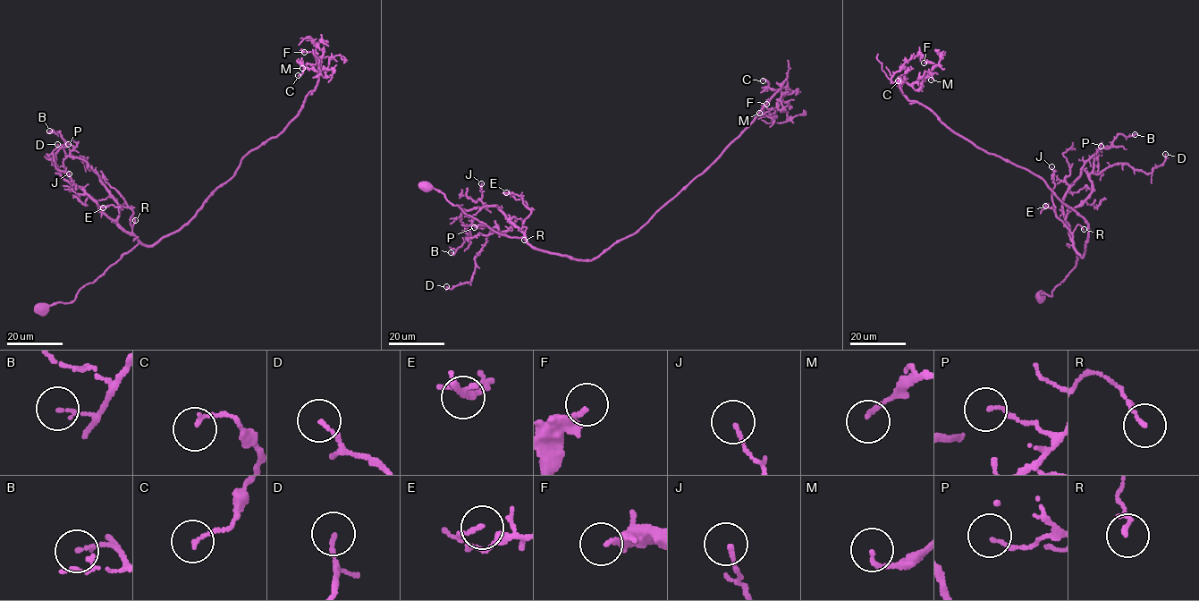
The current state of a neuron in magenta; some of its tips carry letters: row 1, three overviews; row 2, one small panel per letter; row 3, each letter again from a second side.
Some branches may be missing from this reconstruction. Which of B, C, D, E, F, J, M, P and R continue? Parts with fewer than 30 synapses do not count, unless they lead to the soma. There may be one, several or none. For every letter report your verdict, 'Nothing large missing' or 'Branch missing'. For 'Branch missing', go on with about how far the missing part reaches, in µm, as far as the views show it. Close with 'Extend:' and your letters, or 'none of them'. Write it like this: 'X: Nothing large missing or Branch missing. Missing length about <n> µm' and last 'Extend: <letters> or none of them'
B: Nothing large missing
C: Nothing large missing
D: Nothing large missing
E: Nothing large missing
F: Nothing large missing
J: Nothing large missing
M: Nothing large missing
P: Nothing large missing
R: Nothing large missing
Extend: none of them

